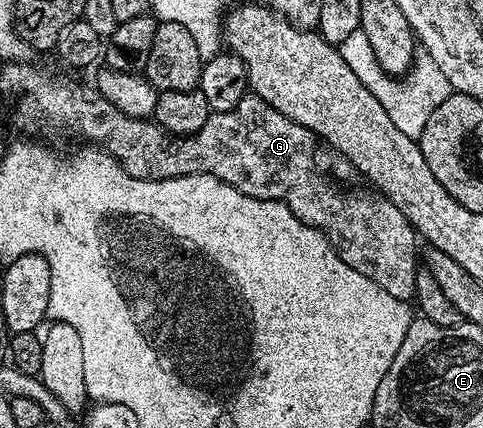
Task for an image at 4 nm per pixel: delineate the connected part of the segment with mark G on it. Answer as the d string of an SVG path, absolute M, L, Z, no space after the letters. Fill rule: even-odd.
M249 94L225 112L212 112L208 121L191 136L177 139L164 148L164 160L160 160L168 172L181 172L184 176L213 176L256 200L281 200L303 224L309 224L330 242L330 246L358 274L370 278L382 290L394 298L408 302L416 294L416 240L418 233L387 197L371 187L347 188L332 176L348 172L350 165L336 151L325 146L317 136L264 101L259 94Z

